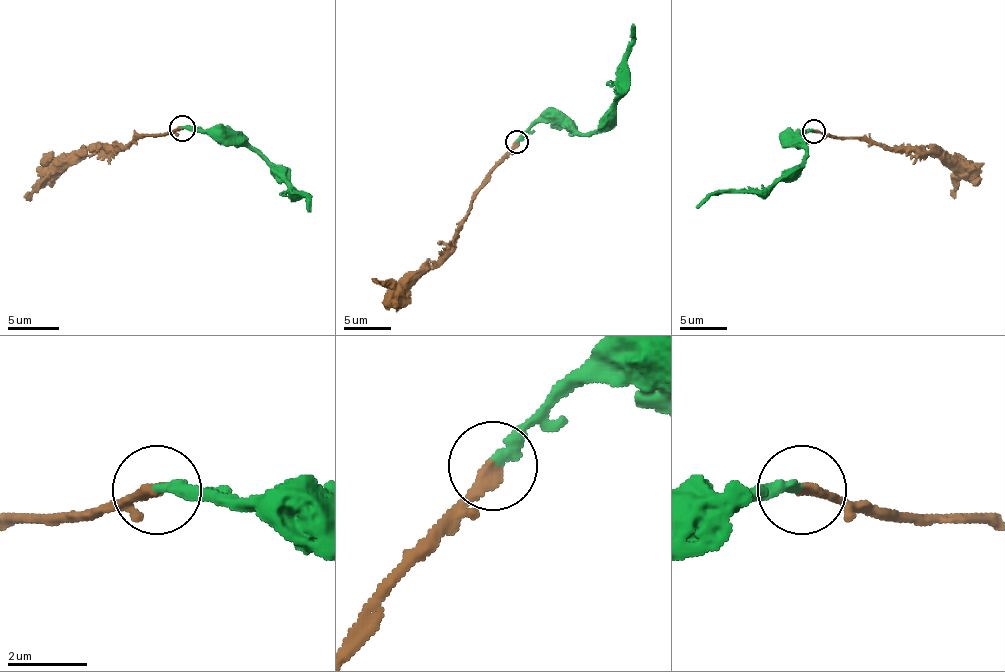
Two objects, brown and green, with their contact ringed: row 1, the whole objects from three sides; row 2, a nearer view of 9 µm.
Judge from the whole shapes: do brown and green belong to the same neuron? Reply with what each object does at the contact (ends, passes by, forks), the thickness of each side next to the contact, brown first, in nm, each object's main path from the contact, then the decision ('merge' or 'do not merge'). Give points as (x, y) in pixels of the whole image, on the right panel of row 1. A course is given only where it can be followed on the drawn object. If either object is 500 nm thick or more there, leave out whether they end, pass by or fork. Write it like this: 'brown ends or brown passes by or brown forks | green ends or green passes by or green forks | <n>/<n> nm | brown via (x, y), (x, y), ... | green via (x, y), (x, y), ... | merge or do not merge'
brown ends | green ends | 320/320 nm | brown via (814, 132), (861, 136), (892, 148), (923, 148), (956, 174), (953, 198) | green via (812, 132), (793, 136), (805, 148), (805, 157), (765, 191), (724, 191), (708, 195), (696, 207) | merge

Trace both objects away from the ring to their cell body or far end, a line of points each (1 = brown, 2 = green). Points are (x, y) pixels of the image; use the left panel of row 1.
1: (181, 128), (142, 133), (127, 146), (104, 146), (94, 154), (81, 154), (27, 200)
2: (181, 128), (207, 133), (238, 133), (307, 198), (310, 211)

